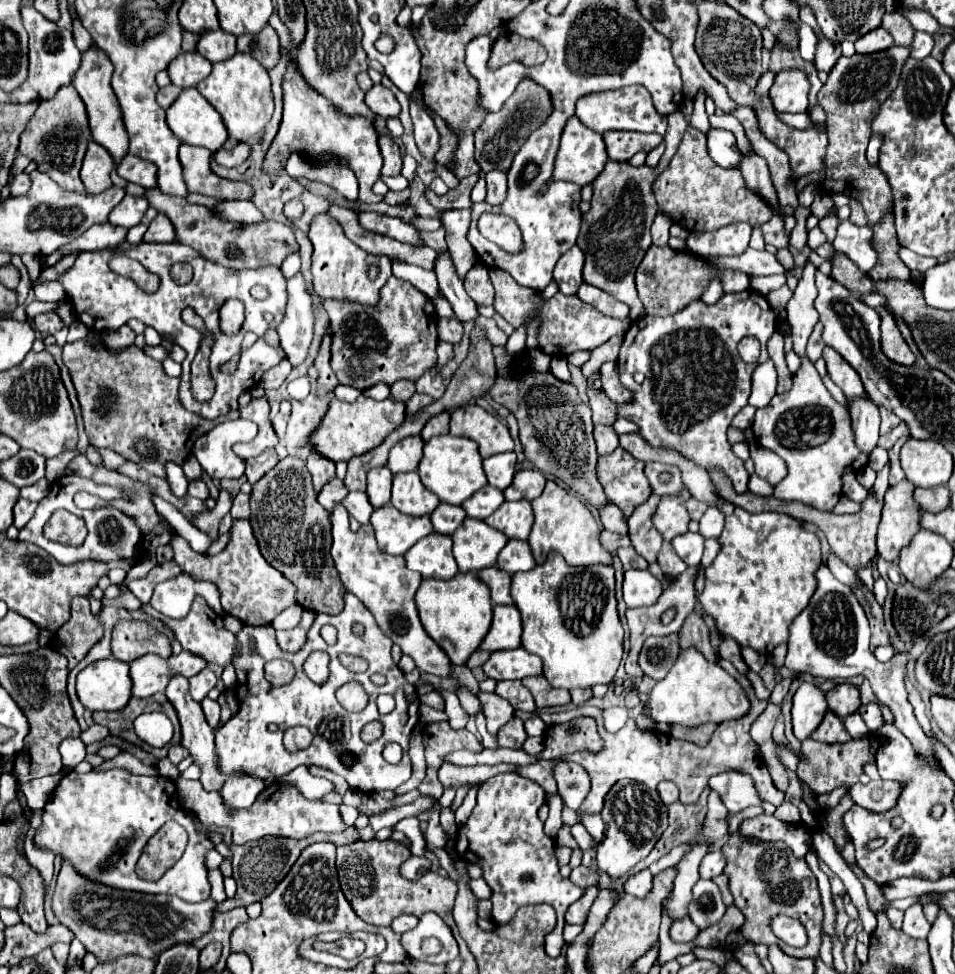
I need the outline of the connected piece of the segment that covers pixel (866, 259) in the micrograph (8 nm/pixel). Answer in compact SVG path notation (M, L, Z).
M844 220L838 226L836 238L832 242L836 252L846 254L862 272L868 272L874 266L874 248L872 248L872 228L860 228Z

